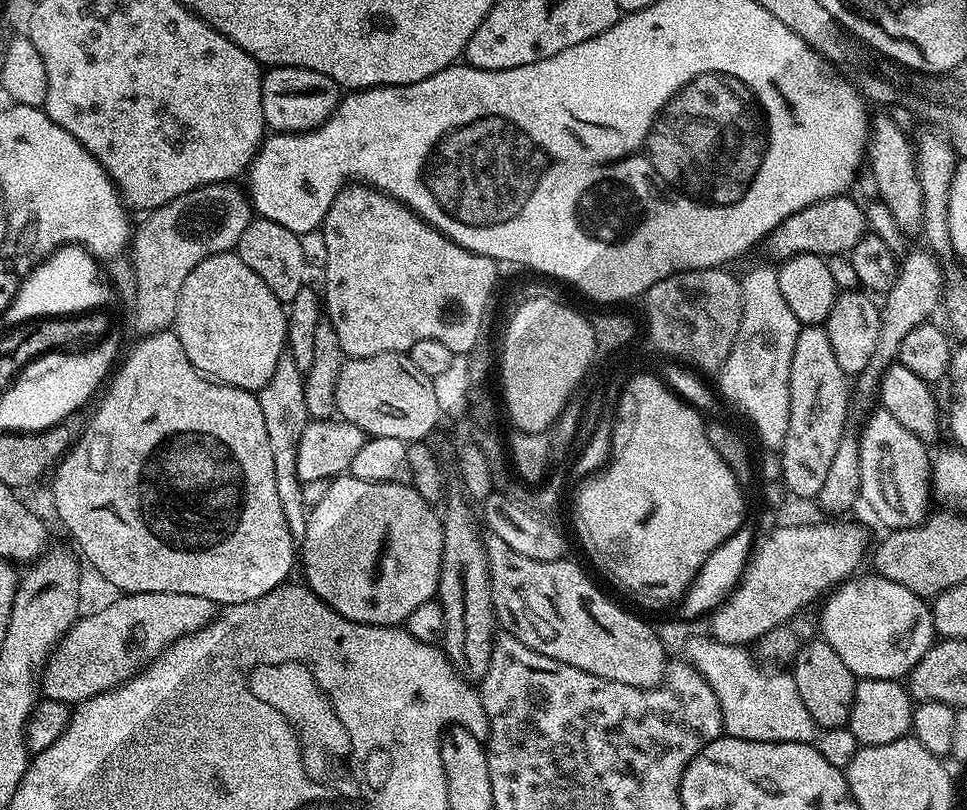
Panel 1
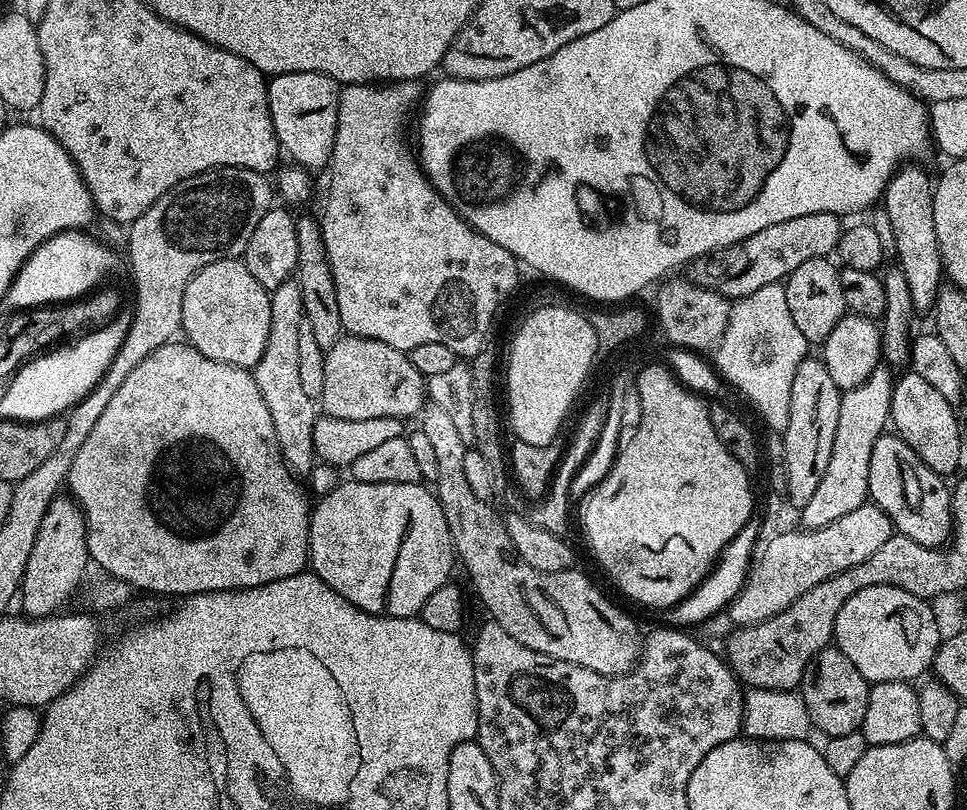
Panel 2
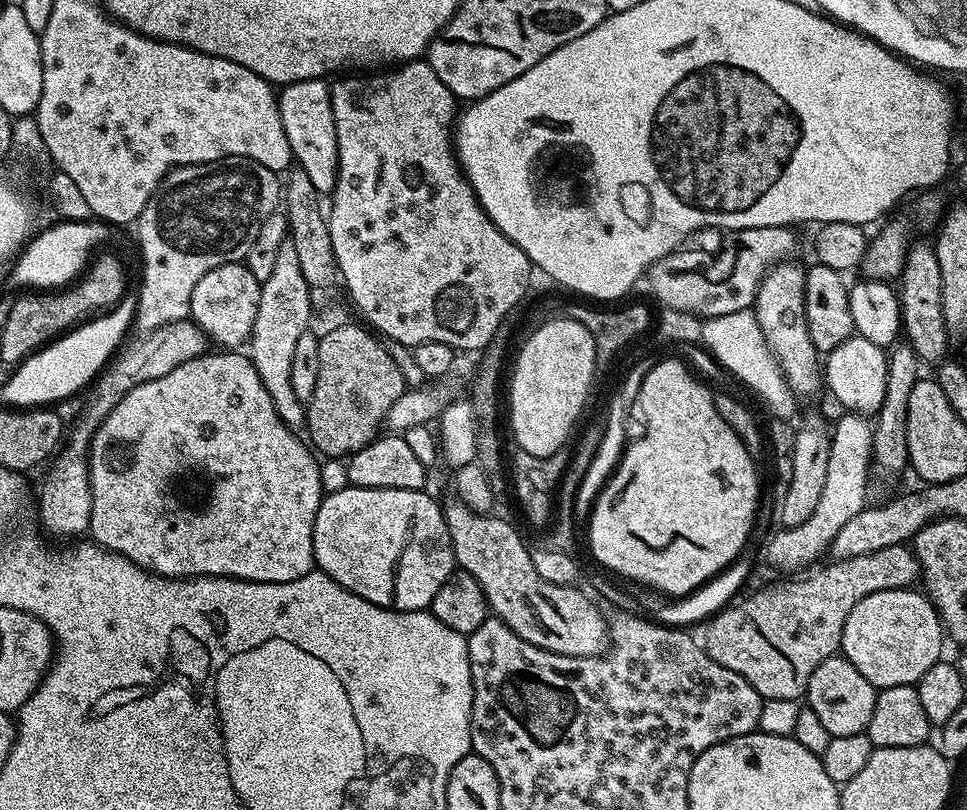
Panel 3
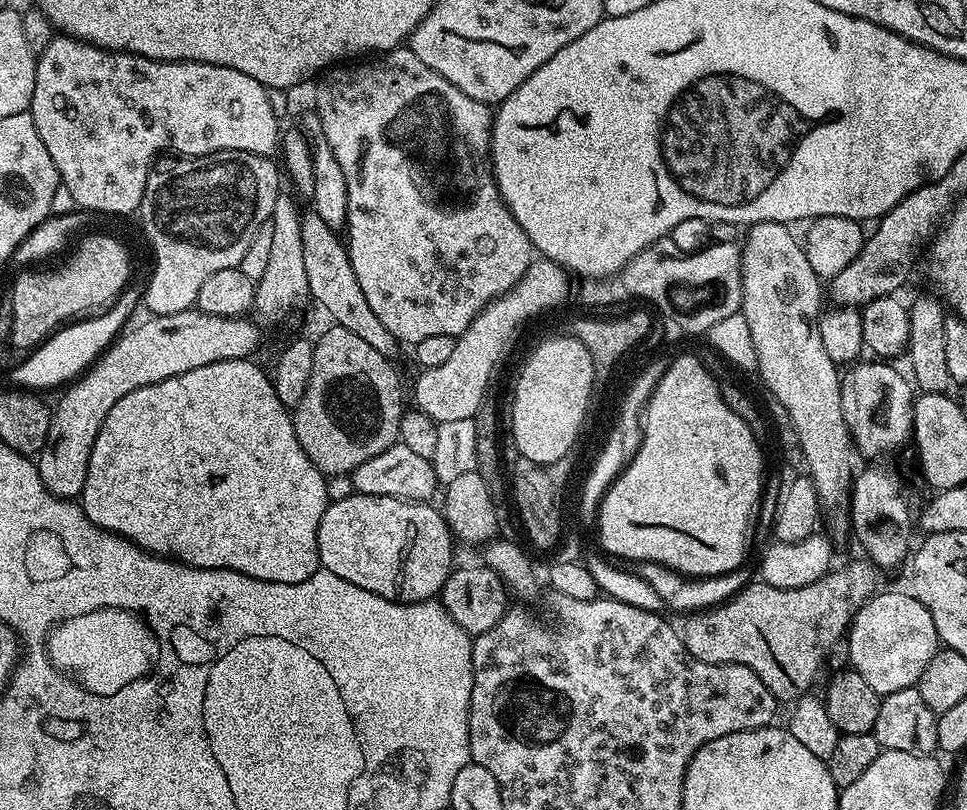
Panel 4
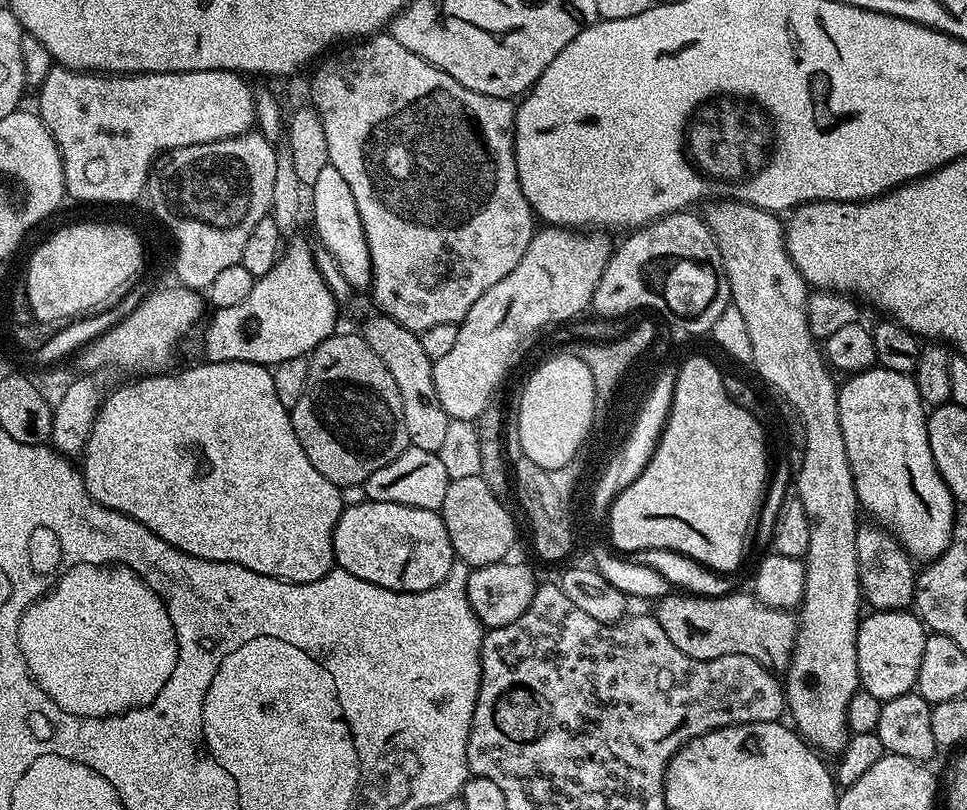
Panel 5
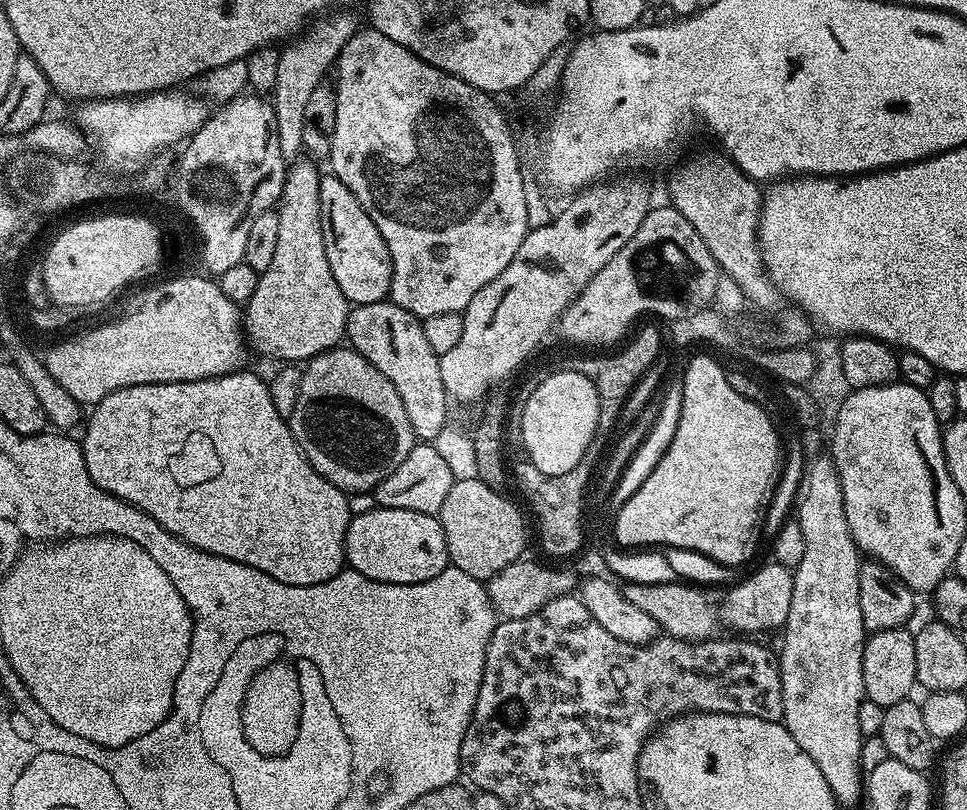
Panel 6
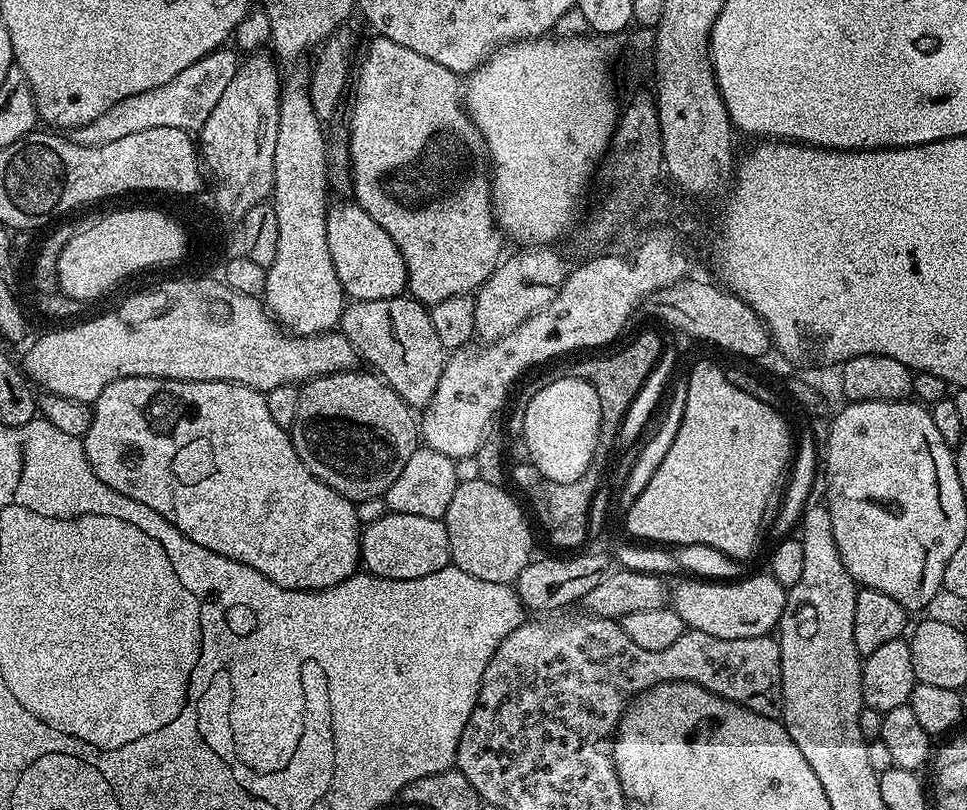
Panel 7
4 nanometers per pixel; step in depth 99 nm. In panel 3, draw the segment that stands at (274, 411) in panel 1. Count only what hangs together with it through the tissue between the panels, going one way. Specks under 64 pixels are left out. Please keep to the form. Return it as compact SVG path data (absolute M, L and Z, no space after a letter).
M284 246L272 264L268 281L265 279L260 289L258 318L250 337L250 359L258 370L258 378L262 378L262 386L266 386L266 394L270 394L270 402L274 402L274 410L285 426L293 430L305 427L306 404L294 394L291 366L295 347L305 339L308 319L313 319L313 316L310 290L302 266L298 266L298 254L292 247Z

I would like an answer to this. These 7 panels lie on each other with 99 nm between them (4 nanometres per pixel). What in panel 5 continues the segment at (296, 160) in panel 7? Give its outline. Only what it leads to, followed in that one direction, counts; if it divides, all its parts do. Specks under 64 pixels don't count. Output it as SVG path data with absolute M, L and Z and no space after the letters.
M300 234L293 235L270 274L255 277L250 294L238 306L217 308L207 317L204 356L208 362L254 362L275 366L287 359L307 357L337 331L338 303L316 265L314 248Z

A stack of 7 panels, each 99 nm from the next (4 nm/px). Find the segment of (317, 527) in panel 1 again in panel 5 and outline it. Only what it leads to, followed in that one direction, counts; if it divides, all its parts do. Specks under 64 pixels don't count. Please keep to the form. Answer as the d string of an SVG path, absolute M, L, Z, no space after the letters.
M365 499L364 503L358 506L347 506L344 511L340 513L338 522L332 531L332 551L330 556L331 559L336 559L336 561L334 561L335 567L354 574L354 578L362 578L366 582L374 582L374 586L382 586L386 590L394 590L395 592L421 592L422 590L430 590L434 586L441 584L444 579L447 578L454 563L450 535L448 535L446 526L443 524L443 518L440 512L422 510L414 506L402 506L394 502L374 502L370 499Z

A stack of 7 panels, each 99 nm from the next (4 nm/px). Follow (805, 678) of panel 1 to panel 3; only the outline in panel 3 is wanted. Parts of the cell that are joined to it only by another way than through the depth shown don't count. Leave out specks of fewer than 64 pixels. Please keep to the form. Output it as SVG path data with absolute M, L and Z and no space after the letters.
M840 654L827 656L820 661L814 674L810 674L806 689L806 701L829 737L861 735L874 714L877 695L872 683Z

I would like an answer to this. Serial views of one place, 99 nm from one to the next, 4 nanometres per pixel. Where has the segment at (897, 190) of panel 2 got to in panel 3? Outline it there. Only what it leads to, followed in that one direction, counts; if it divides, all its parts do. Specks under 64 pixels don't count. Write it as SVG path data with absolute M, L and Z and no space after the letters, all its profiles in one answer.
M913 243L904 255L904 269L898 280L901 282L898 284L898 295L902 309L902 330L907 343L912 345L916 356L925 365L939 365L947 357L944 355L948 352L950 337L942 312L942 269L938 266L935 247L931 243Z

